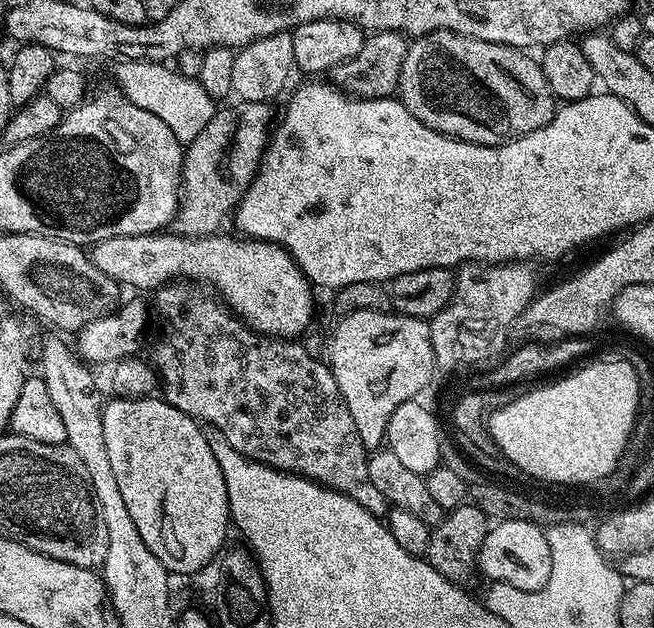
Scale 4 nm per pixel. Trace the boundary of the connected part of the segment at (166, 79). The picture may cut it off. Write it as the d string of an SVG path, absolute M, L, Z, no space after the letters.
M121 59L116 65L115 83L124 97L134 106L150 110L154 118L162 118L162 122L170 126L170 134L174 134L181 145L187 146L191 140L198 138L202 126L206 126L206 122L210 122L210 118L216 113L217 101L200 85L199 79L184 76L167 63Z

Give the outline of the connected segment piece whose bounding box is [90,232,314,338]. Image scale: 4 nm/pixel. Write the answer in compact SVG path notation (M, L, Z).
M143 232L137 236L111 236L95 241L90 255L94 266L102 270L105 278L129 284L132 288L155 290L177 278L216 284L219 299L248 327L266 336L296 338L299 332L307 330L312 320L314 288L285 248L271 240L241 238L239 235L164 235Z

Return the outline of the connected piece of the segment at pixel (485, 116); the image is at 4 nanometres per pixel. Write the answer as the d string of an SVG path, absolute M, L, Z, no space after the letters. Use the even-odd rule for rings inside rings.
M428 32L409 43L406 58L402 58L398 99L414 118L442 134L471 144L503 144L544 128L556 114L558 101L552 95L544 72L527 51L495 44L457 32Z

